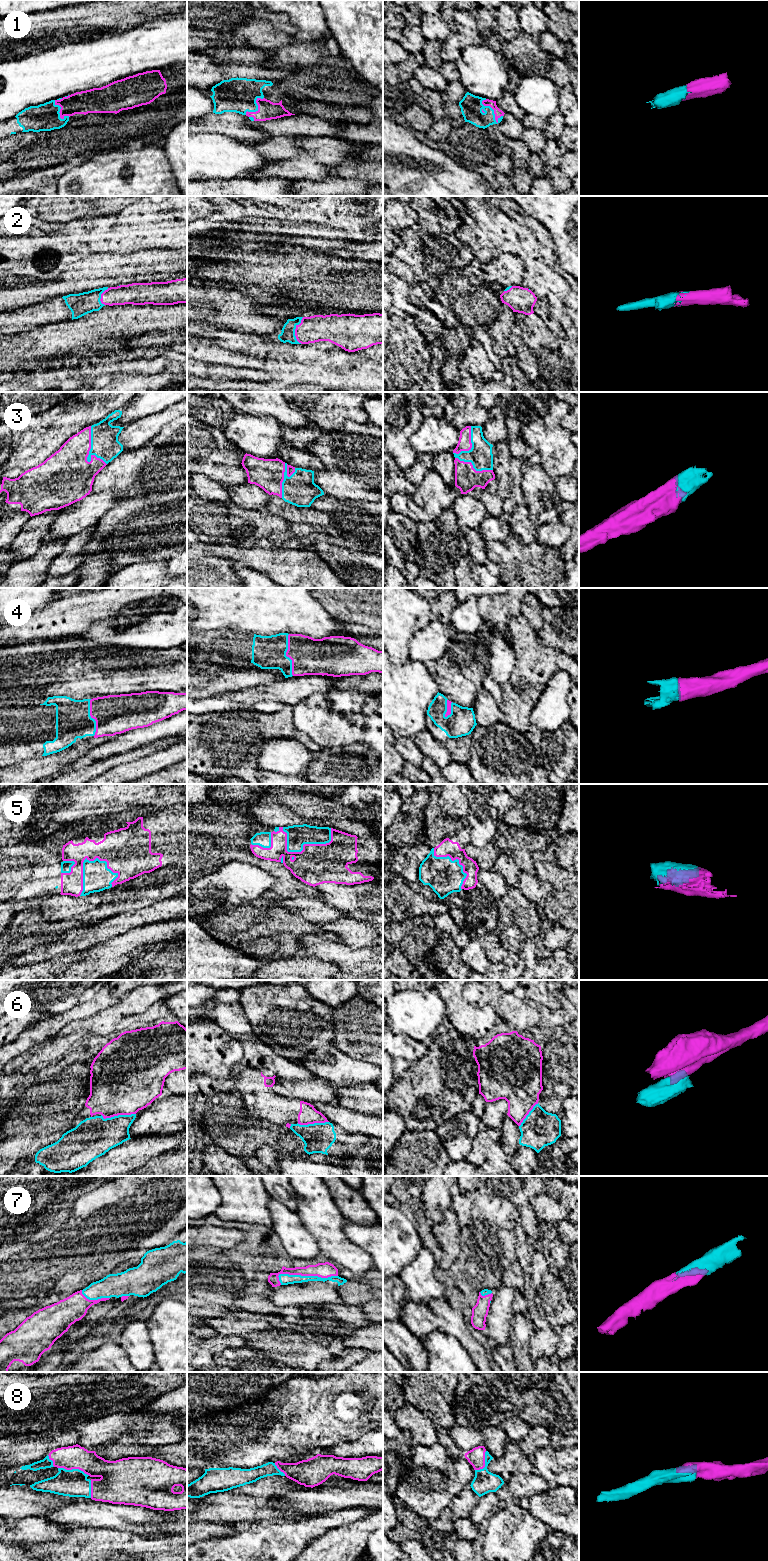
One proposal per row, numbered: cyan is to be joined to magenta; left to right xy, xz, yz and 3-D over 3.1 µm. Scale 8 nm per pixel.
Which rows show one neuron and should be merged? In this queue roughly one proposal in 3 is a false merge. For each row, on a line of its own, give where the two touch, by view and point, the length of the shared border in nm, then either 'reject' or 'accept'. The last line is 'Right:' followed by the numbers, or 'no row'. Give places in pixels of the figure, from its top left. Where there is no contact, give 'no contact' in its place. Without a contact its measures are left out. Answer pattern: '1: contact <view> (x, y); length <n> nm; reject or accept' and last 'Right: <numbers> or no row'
1: contact yz (492, 108); length 240 nm; accept
2: contact xz (295, 330); length 220 nm; accept
3: contact xy (90, 448); length 340 nm; accept
4: contact xz (286, 655); length 340 nm; accept
5: contact xy (85, 858); length 360 nm; accept
6: contact xy (118, 1114); length 280 nm; reject
7: contact xz (307, 1275); length 480 nm; accept
8: contact xy (74, 1468); length 260 nm; accept
Right: 1, 2, 3, 4, 5, 7, 8

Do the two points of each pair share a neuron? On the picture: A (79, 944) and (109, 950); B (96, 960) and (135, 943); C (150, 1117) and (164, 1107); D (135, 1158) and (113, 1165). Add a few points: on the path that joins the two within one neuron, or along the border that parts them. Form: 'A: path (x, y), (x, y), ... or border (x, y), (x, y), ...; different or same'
A: border (113, 937), (94, 944), (82, 952); different
B: path (106, 958), (125, 947); same
C: path (153, 1117), (161, 1110); same
D: path (130, 1158), (125, 1158), (118, 1162); same

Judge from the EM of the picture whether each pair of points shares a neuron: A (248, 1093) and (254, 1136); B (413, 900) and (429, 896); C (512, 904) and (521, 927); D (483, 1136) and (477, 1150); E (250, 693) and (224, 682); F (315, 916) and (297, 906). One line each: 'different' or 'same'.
A: different
B: same
C: same
D: same
E: different
F: same

